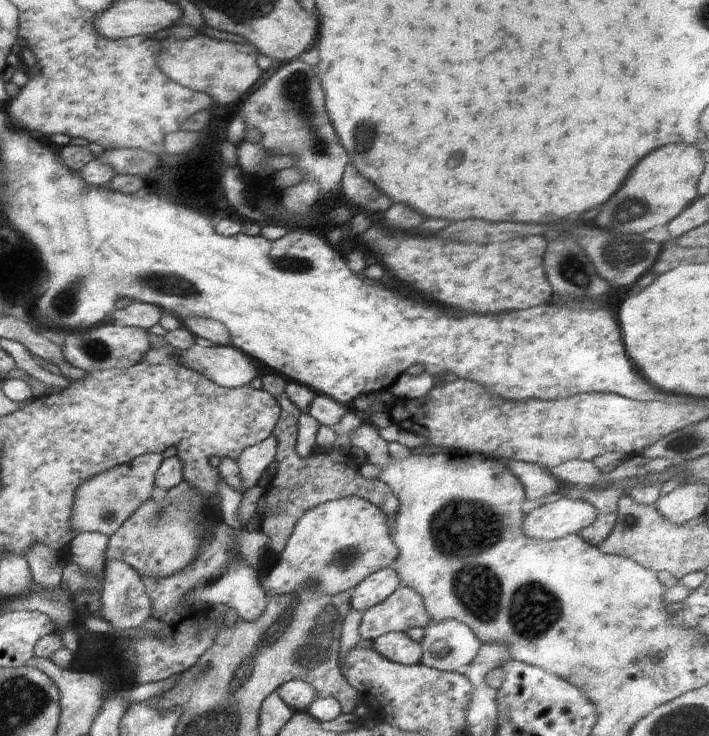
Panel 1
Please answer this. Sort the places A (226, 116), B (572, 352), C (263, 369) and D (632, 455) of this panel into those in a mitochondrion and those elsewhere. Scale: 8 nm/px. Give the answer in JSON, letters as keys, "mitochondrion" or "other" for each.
{"A":"other","B":"other","C":"other","D":"other"}

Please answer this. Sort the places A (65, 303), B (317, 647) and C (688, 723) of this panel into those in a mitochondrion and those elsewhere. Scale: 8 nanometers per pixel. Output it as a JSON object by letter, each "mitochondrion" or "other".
{"A":"mitochondrion","B":"mitochondrion","C":"mitochondrion"}

